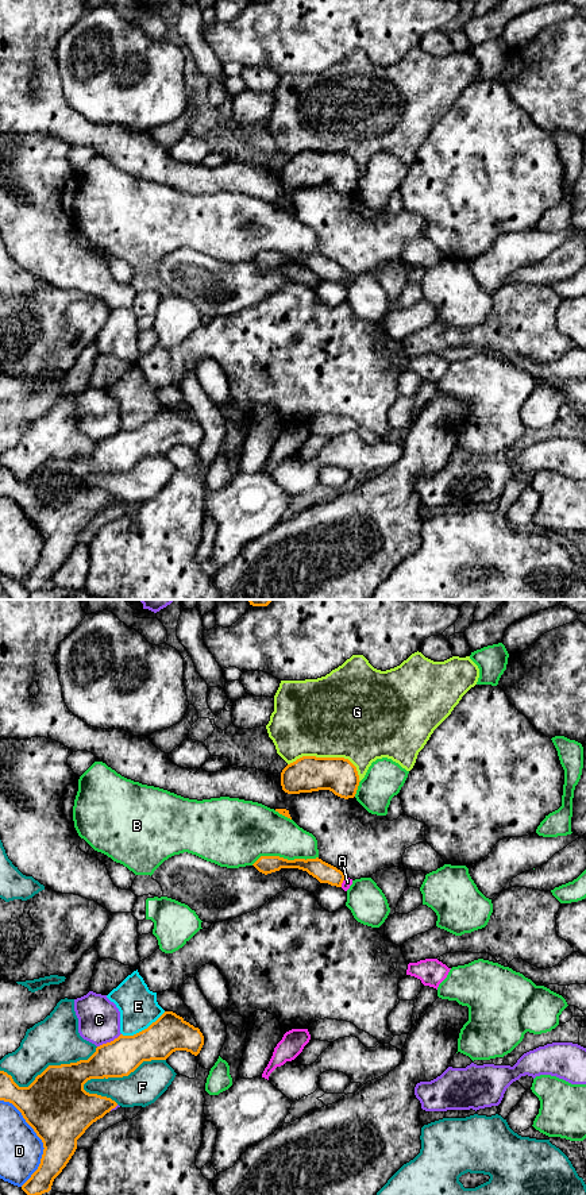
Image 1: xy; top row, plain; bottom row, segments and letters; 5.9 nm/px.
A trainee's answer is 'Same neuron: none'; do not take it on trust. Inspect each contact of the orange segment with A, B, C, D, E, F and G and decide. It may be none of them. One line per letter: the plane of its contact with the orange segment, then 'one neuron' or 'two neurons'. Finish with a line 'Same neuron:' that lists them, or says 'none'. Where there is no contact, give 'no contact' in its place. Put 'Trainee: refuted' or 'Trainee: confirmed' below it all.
A: meets orange in xy; one neuron
B: meets orange in xy; two neurons
C: meets orange in xy; two neurons
D: meets orange in xy; two neurons
E: meets orange in xy; two neurons
F: meets orange in xy; two neurons
G: meets orange in xy; two neurons
Same neuron: A
Trainee: refuted

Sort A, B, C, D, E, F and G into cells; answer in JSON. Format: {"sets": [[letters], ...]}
{"sets": [["A"], ["B"], ["C"], ["D"], ["E"], ["F"], ["G"]]}

